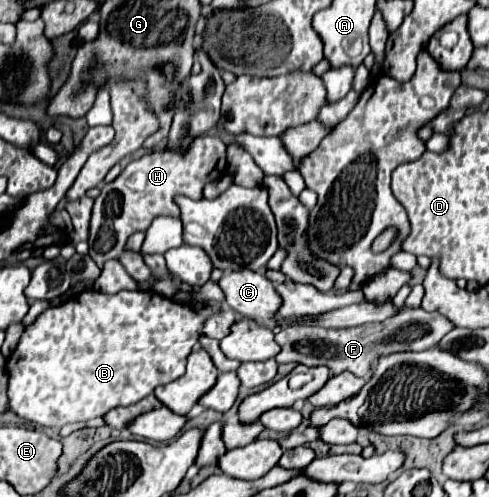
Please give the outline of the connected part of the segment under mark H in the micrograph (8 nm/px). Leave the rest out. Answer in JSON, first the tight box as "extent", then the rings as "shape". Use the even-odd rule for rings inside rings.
{"extent":[89,137,227,267],"shape":[[[197,137],[185,153],[169,153],[169,149],[155,149],[131,161],[115,181],[107,183],[93,205],[89,229],[89,255],[101,267],[107,259],[117,259],[125,249],[129,235],[147,231],[151,221],[159,215],[179,217],[175,203],[177,195],[201,199],[203,187],[227,171],[227,145],[219,137]]]}

